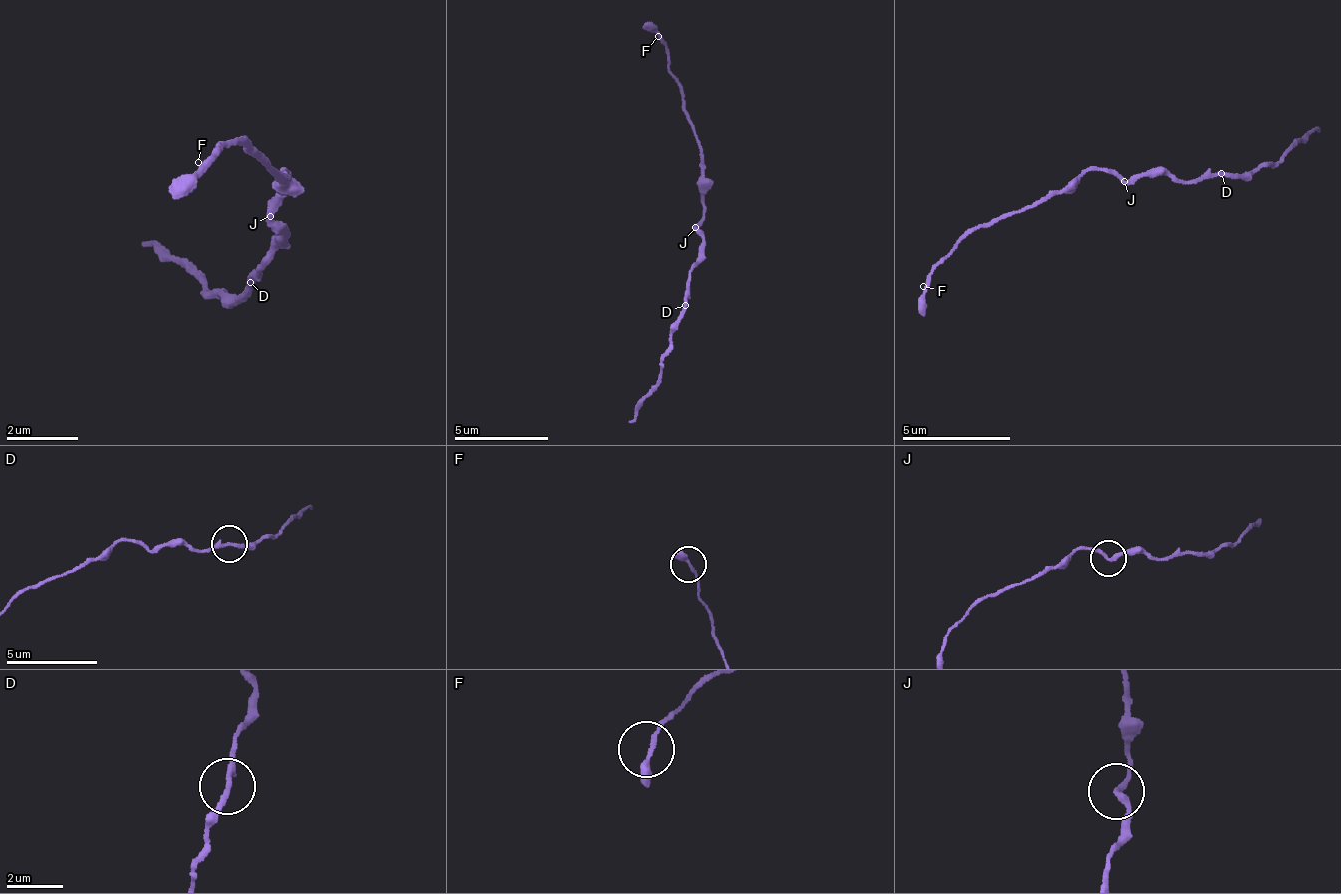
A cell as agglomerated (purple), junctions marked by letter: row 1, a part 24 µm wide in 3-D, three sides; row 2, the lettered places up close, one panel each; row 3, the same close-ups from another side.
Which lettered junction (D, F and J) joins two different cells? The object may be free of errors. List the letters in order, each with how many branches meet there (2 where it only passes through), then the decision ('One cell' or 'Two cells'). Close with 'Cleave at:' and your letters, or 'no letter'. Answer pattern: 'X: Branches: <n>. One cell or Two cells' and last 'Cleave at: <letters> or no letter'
D: Branches: 2. Two cells
F: Branches: 2. One cell
J: Branches: 2. One cell
Cleave at: D

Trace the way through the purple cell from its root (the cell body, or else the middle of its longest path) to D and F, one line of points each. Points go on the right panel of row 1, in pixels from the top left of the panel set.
D: (1119, 176), (1200, 179), (1222, 174)
F: (1119, 176), (1102, 170), (1080, 170), (1021, 212), (999, 215), (993, 223), (977, 223), (923, 286)

